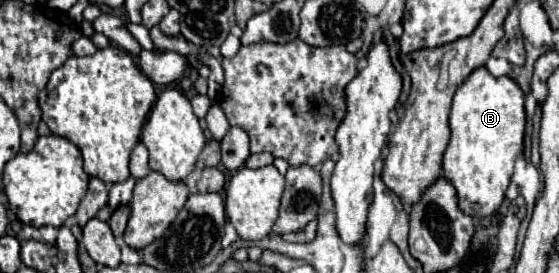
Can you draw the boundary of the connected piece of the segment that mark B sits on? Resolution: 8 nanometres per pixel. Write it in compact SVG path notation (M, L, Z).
M486 66L476 68L454 94L452 136L442 160L444 178L456 188L460 208L472 216L494 214L506 194L524 140L524 92L510 76L494 78Z

